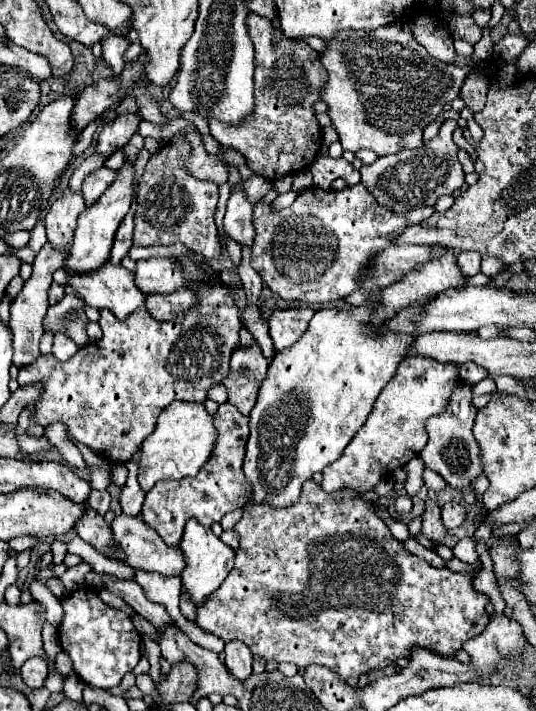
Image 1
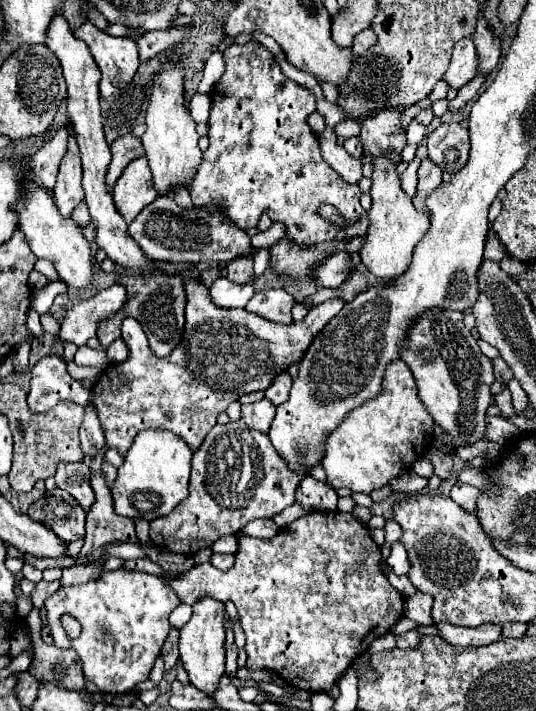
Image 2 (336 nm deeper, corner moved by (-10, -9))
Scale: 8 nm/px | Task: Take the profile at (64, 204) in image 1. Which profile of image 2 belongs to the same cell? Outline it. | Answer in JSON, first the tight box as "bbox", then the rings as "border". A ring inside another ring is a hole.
{"bbox":[55,128,83,218],"border":[[[71,128],[71,140],[69,140],[69,150],[59,166],[57,174],[57,184],[55,184],[55,206],[61,212],[63,218],[71,218],[73,208],[83,200],[83,186],[81,186],[81,160],[79,160],[79,148],[75,142],[75,134]]]}

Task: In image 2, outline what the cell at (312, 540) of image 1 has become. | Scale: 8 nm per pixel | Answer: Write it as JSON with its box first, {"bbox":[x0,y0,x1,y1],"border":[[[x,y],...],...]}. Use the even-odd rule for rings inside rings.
{"bbox":[169,512,405,694],"border":[[[315,512],[281,528],[279,534],[269,540],[253,538],[243,532],[237,532],[237,540],[239,552],[231,570],[221,572],[205,562],[193,566],[183,576],[169,580],[169,586],[185,604],[193,604],[199,596],[209,594],[215,600],[231,600],[237,606],[241,628],[247,636],[245,650],[249,670],[271,670],[287,684],[311,694],[329,692],[341,674],[367,652],[371,642],[391,632],[403,618],[405,596],[389,584],[379,568],[381,550],[373,542],[369,528],[357,522],[351,514]]]}

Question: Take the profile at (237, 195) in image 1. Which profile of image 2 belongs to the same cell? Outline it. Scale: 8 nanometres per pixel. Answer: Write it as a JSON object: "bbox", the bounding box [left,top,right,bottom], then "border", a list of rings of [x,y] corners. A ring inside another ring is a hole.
{"bbox":[227,256,253,284],"border":[[[239,256],[237,260],[227,262],[227,278],[237,284],[253,280],[253,256]]]}

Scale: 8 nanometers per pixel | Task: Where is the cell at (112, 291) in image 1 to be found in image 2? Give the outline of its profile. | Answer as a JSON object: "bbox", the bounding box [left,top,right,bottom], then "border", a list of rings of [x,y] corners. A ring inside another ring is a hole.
{"bbox":[19,180,97,290],"border":[[[31,180],[31,198],[27,196],[27,204],[23,204],[23,208],[19,208],[19,230],[23,230],[33,254],[37,258],[47,258],[49,262],[53,262],[59,278],[67,284],[73,286],[77,290],[85,290],[89,286],[93,286],[97,272],[93,270],[93,256],[91,256],[91,248],[87,244],[87,240],[83,240],[83,236],[79,236],[79,226],[73,220],[63,220],[63,216],[59,216],[59,210],[53,204],[53,198]]]}

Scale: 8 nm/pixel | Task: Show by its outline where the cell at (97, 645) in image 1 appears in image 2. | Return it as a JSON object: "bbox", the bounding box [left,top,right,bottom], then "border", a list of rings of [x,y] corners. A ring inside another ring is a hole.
{"bbox":[47,568,179,694],"border":[[[125,568],[105,572],[97,580],[91,580],[87,584],[79,586],[61,586],[51,598],[47,598],[47,620],[51,628],[51,636],[55,640],[55,646],[59,648],[75,648],[81,662],[83,672],[89,682],[93,682],[101,692],[107,694],[125,694],[137,688],[139,682],[145,682],[149,678],[149,672],[153,668],[155,656],[161,652],[161,646],[169,632],[169,614],[179,604],[177,594],[171,586],[163,584],[157,576],[151,576],[147,572],[131,572]],[[61,614],[71,614],[81,622],[81,636],[77,640],[69,640],[65,630],[61,628]]]}

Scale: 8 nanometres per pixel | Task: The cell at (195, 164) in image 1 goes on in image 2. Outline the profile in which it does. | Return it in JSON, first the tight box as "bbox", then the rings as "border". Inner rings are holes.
{"bbox":[187,40,369,244],"border":[[[251,40],[243,46],[229,46],[225,52],[225,74],[211,90],[211,116],[209,116],[209,148],[203,152],[203,160],[197,166],[197,172],[187,186],[193,206],[203,206],[213,200],[223,200],[227,216],[239,228],[255,228],[261,214],[269,212],[273,222],[283,222],[287,226],[287,238],[297,244],[317,244],[333,238],[353,238],[363,236],[369,228],[369,214],[361,206],[361,190],[357,184],[345,182],[323,158],[319,152],[319,140],[307,124],[307,116],[315,112],[315,96],[309,88],[289,80],[273,54],[259,42]],[[321,204],[333,204],[341,218],[345,220],[343,228],[333,226],[329,220],[319,216]]]}

